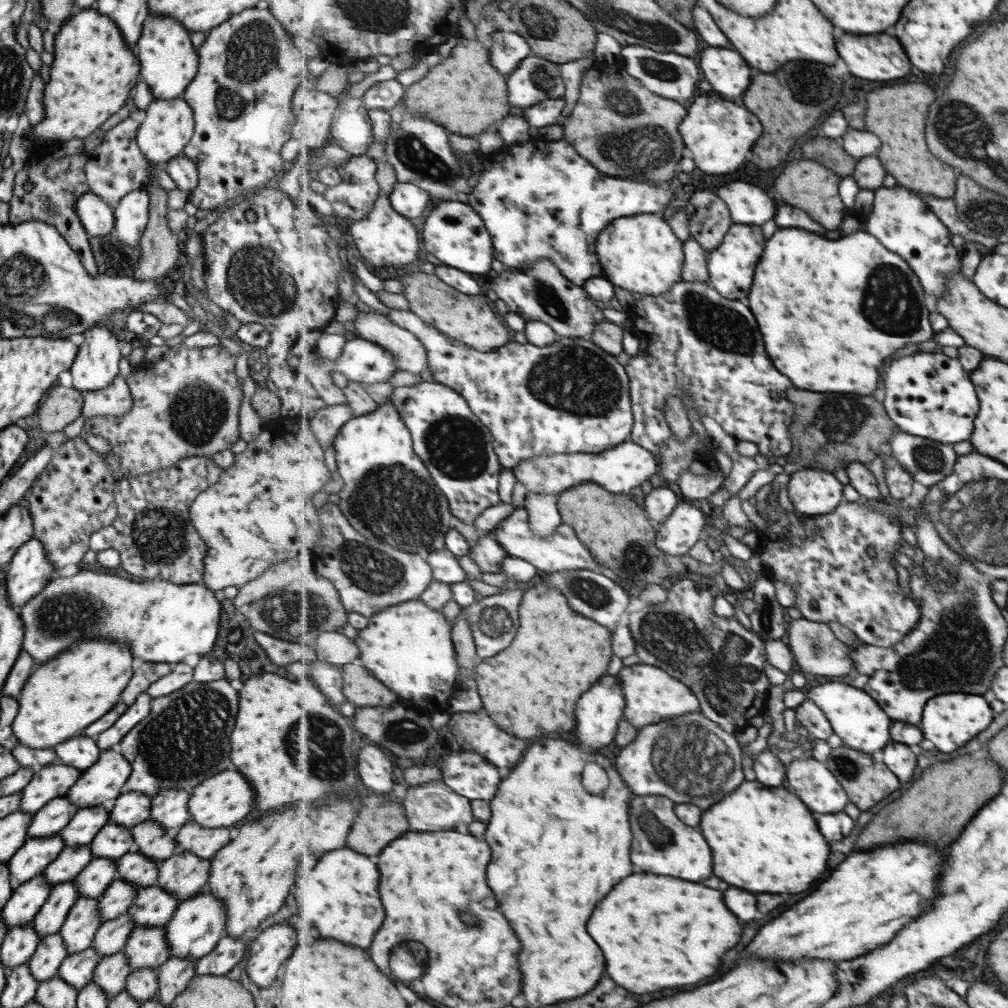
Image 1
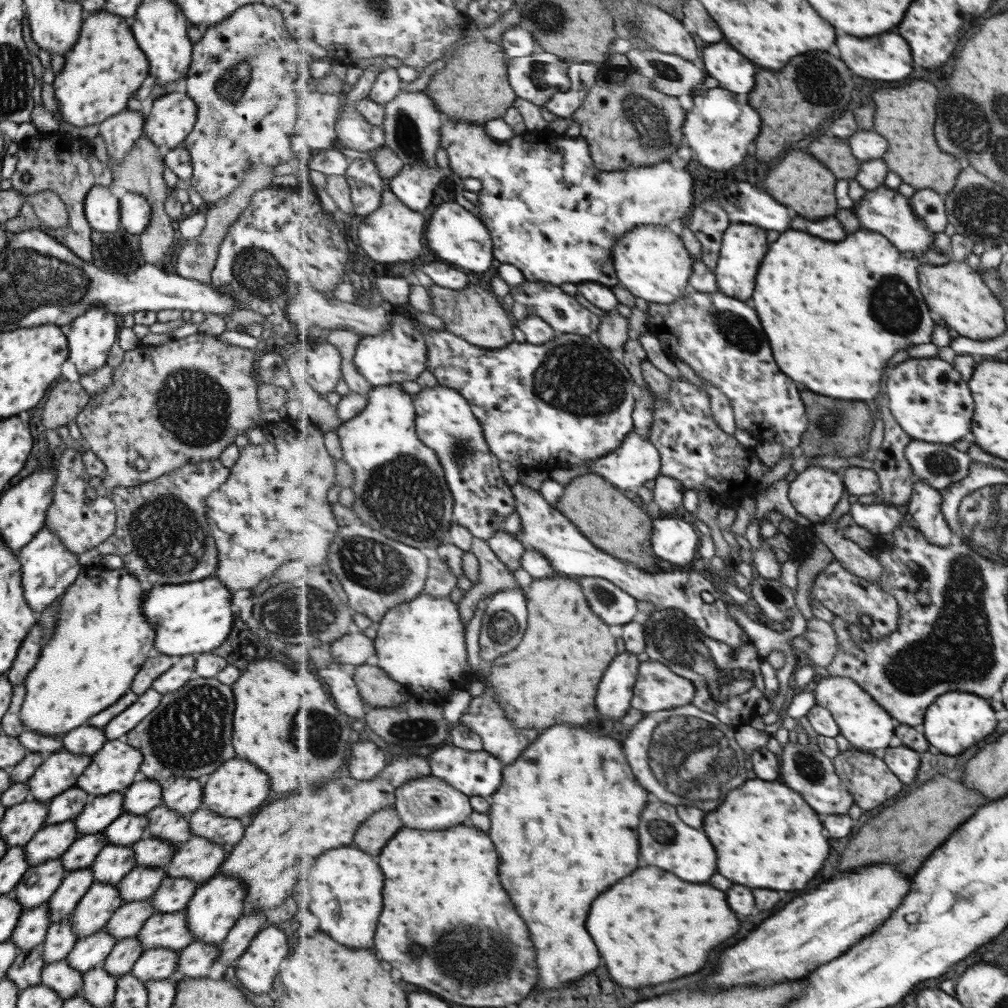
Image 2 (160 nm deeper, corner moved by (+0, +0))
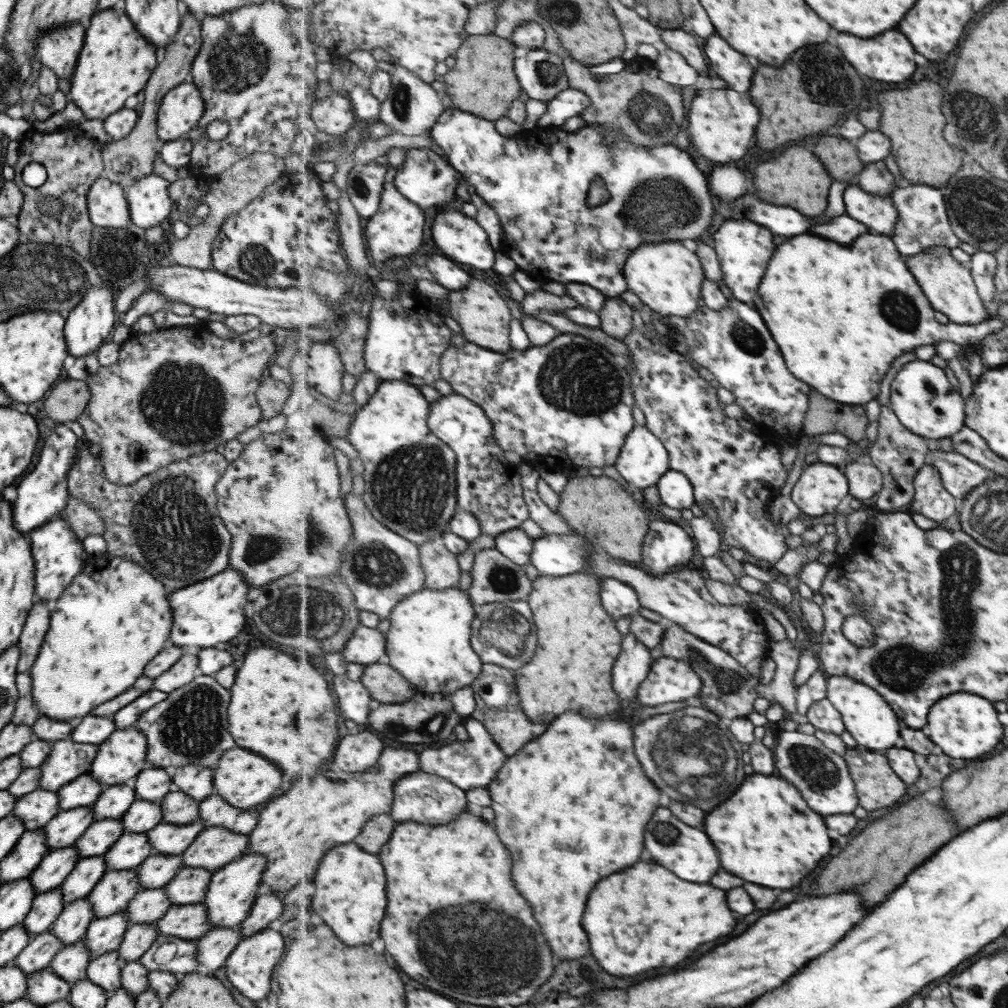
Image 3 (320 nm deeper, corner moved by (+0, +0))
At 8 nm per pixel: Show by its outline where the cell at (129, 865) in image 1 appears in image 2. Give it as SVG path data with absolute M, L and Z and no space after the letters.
M144 835L143 838L132 844L136 866L162 867L169 864L176 851L175 845L165 842L160 838Z

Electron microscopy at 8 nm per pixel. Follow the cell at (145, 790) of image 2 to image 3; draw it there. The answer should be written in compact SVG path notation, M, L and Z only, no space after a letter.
M148 767L146 770L141 770L135 777L133 790L137 799L159 803L172 789L172 782L163 768Z

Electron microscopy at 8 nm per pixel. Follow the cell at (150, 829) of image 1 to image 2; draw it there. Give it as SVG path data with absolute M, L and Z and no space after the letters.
M159 804L145 814L147 819L147 832L172 845L179 846L190 838L191 832L188 823L188 815L179 814Z

